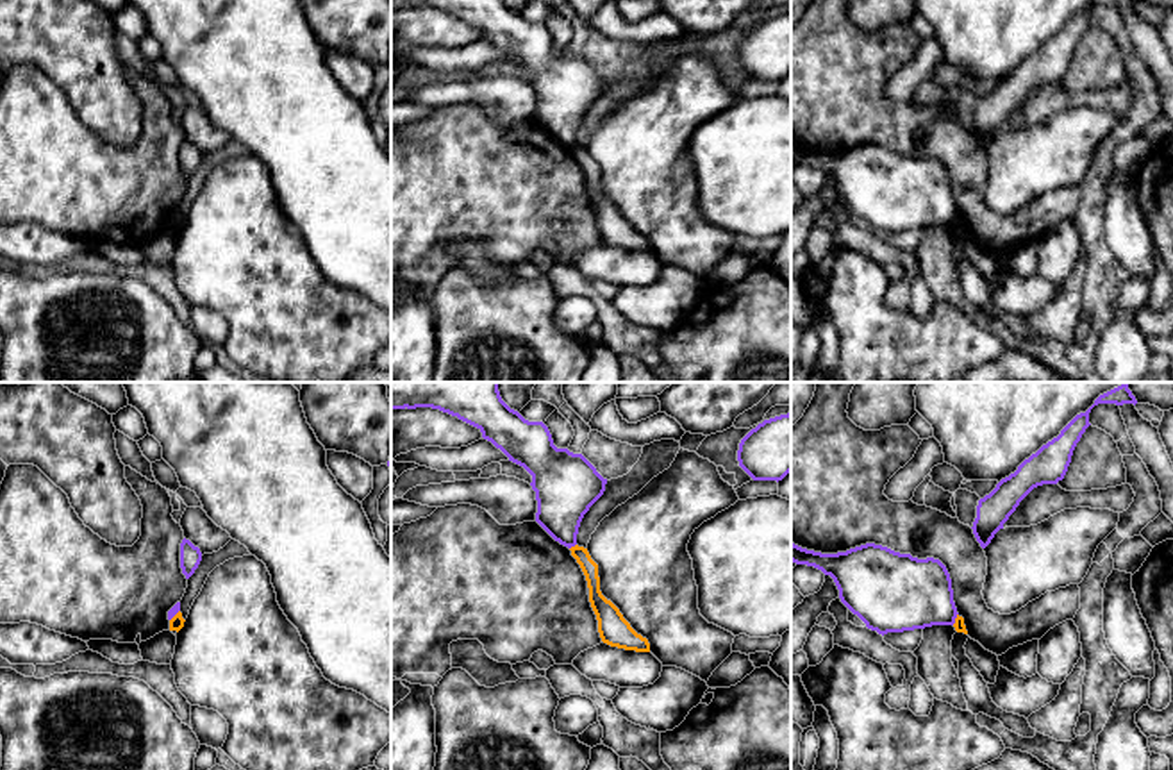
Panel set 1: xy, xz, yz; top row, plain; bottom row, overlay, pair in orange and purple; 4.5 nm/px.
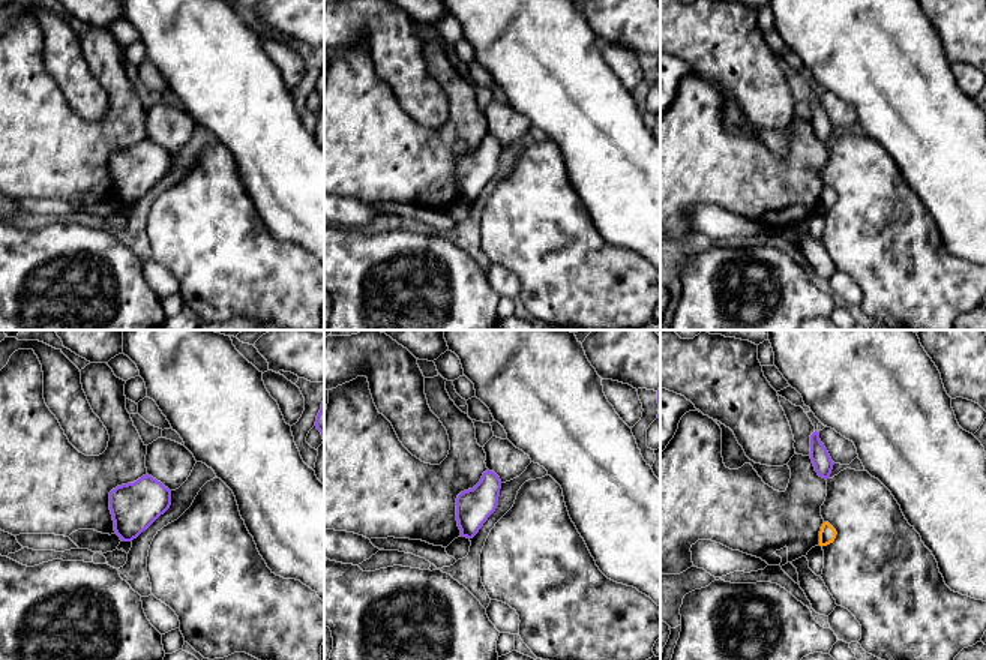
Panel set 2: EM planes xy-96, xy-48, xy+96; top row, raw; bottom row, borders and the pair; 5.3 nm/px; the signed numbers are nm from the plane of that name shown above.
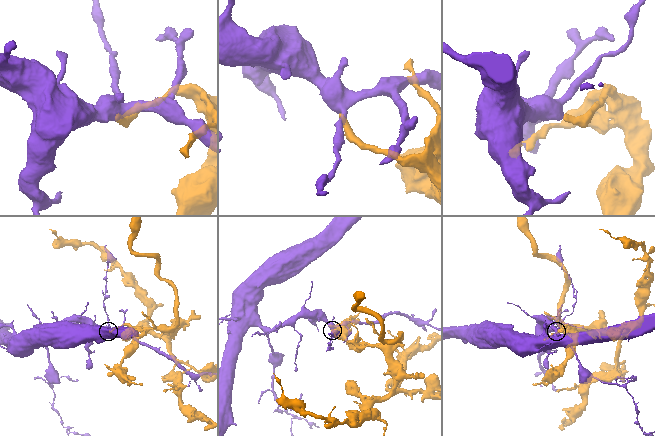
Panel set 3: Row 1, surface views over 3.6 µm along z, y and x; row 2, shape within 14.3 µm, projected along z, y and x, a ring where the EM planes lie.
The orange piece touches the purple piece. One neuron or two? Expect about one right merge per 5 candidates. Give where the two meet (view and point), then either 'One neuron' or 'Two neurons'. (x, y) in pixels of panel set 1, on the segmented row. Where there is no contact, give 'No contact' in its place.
Touches orange at xz (572, 547). Two neurons

